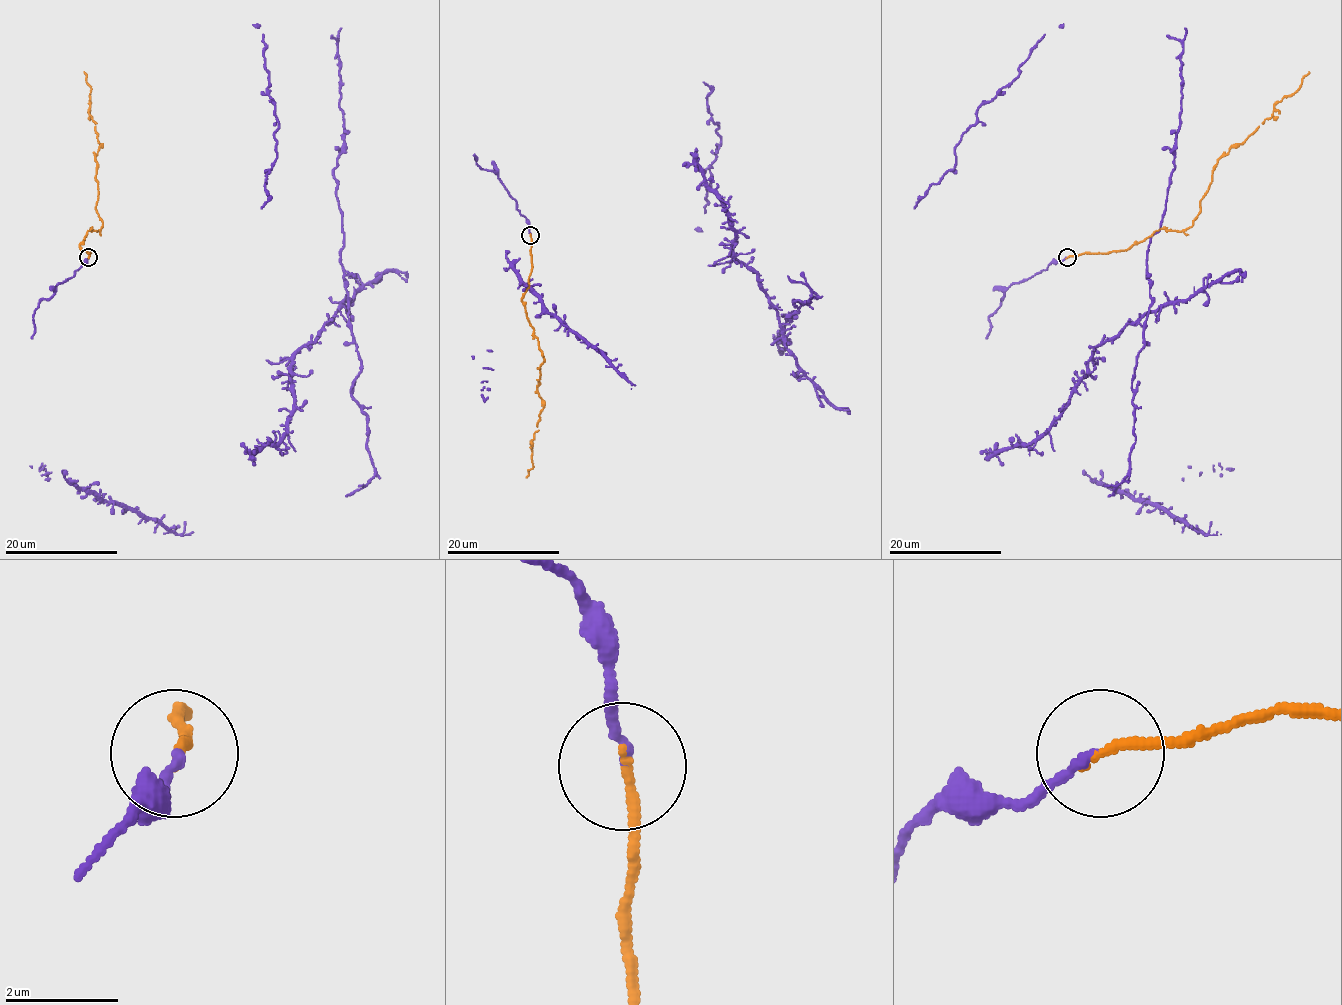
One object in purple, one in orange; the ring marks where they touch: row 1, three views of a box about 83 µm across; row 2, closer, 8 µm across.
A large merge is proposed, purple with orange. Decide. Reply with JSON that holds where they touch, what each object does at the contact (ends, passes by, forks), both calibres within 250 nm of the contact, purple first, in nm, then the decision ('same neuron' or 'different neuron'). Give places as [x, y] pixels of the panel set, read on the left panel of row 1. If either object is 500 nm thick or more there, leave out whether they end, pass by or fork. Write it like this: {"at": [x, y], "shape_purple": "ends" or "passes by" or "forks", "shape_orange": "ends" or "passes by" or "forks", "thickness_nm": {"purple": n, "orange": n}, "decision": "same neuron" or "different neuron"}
{"at": [88, 257], "shape_purple": "ends", "shape_orange": "ends", "thickness_nm": {"purple": 150, "orange": 170}, "decision": "same neuron"}

